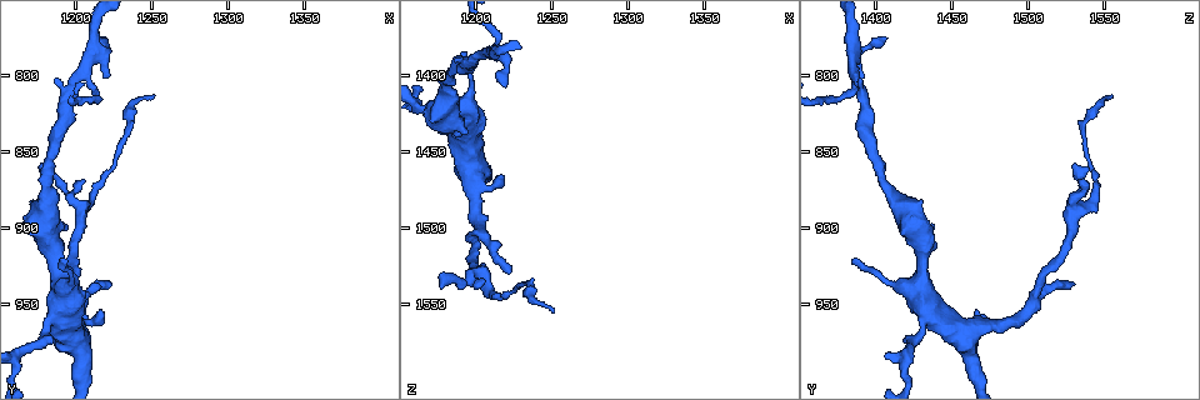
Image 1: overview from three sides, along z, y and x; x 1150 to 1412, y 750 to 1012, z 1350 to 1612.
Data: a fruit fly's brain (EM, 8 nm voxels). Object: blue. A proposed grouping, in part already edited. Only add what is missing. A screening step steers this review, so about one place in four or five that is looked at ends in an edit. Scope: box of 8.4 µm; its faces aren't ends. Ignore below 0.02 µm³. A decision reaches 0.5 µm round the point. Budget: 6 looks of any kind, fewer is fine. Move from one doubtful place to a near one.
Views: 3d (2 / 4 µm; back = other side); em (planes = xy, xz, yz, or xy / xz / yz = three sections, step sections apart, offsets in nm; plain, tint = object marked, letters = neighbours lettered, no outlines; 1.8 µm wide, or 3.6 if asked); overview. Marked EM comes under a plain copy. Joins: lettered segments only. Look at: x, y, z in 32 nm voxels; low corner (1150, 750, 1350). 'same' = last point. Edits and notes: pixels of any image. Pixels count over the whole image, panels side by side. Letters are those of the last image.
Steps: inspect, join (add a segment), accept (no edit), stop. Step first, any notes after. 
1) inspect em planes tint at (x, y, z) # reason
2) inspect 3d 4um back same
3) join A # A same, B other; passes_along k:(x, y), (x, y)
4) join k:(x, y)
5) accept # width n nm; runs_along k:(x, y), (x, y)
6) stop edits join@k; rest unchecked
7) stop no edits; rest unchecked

inspect 3d 4um at (1198, 964, 1468) # thick turns thin

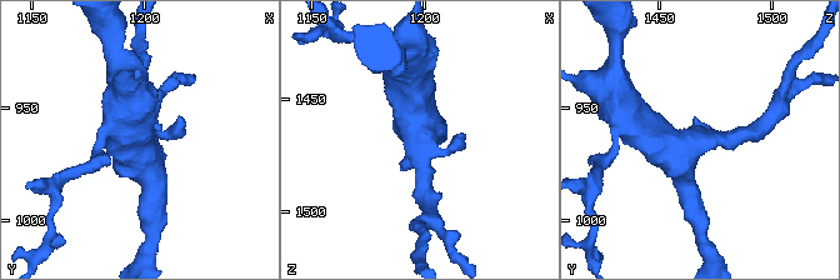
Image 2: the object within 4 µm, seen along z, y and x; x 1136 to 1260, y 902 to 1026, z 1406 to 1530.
inspect em planes letters at (1199, 964, 1468)

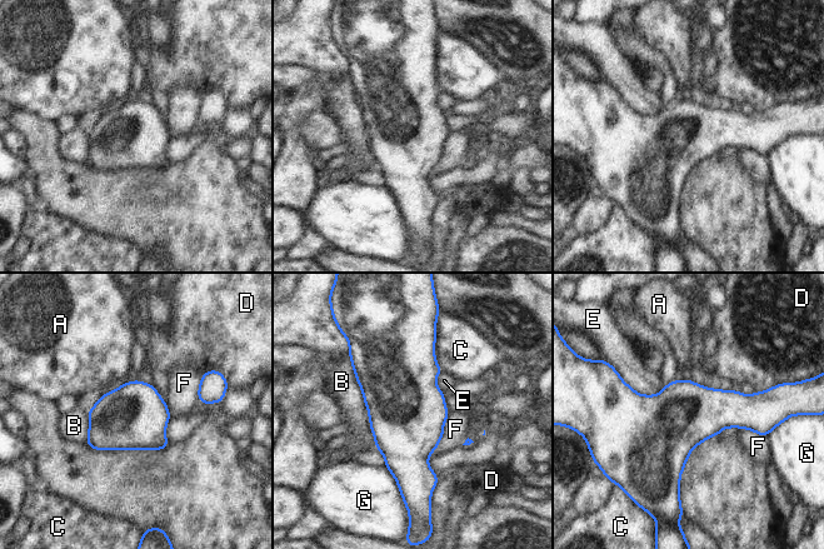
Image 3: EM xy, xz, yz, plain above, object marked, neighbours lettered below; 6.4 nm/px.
accept # width 420 nm; A other, B other, C other, D other, E other, F other, G other; border 3:(617, 370), (640, 394), (665, 385); no lettered segment goes on from it

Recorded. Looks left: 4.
inspect 3d 2um back at (1194, 922, 1386)

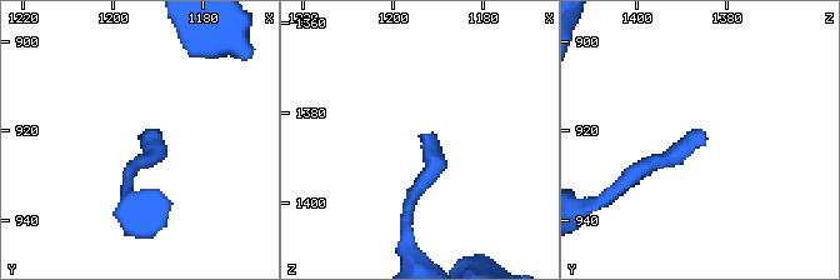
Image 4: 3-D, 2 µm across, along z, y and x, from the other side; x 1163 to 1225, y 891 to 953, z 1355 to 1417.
inspect em yz step 8 tint at (1194, 922, 1385)

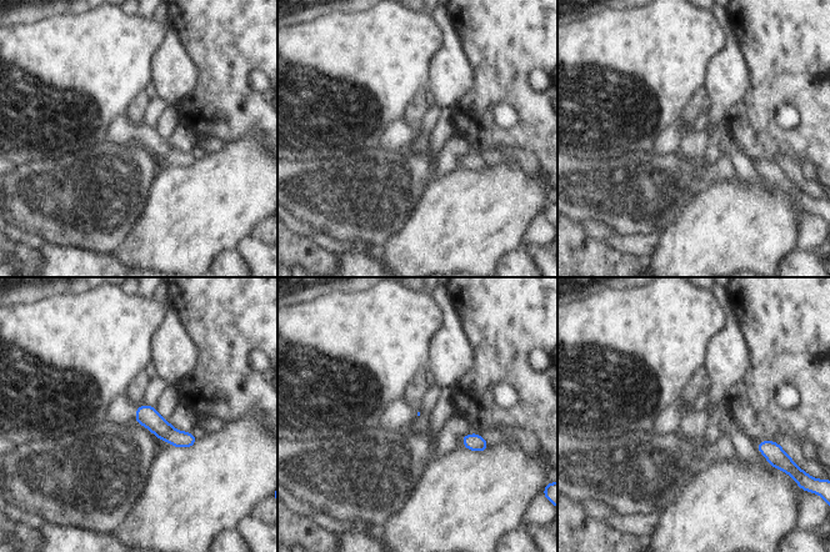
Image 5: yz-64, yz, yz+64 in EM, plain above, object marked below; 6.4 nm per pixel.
inspect em planes letters same # cut it another way

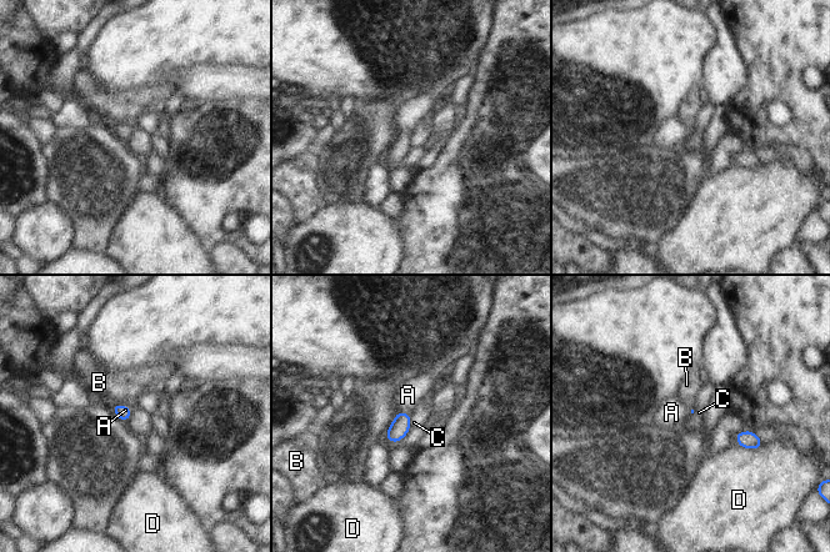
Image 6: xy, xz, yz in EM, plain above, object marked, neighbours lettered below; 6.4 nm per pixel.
join 6:(408, 395) # A same, B other, C other, D other; passes_along 6:(400, 426), (403, 412), (408, 395); it goes on there

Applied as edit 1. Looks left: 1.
inspect em planes letters at (1204, 868, 1532)

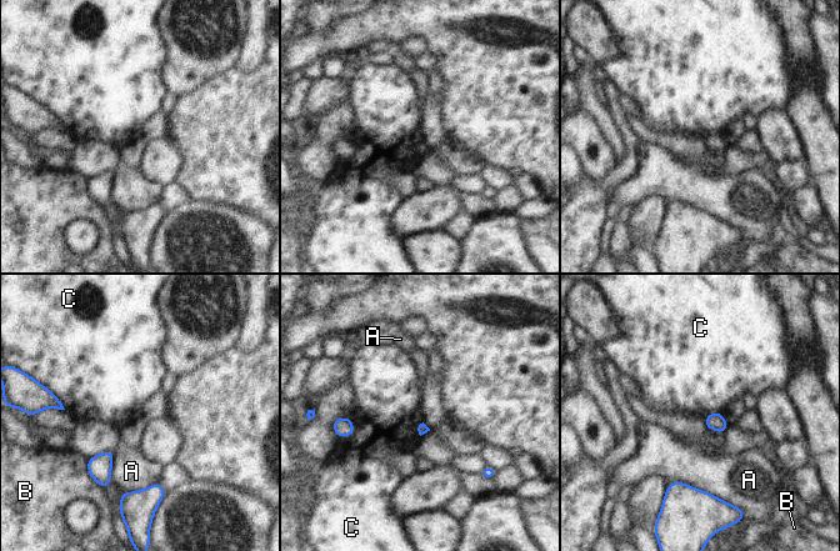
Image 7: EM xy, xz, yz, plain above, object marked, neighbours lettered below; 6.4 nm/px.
accept # A other, B other, C other; border 7:(348, 417), (354, 431), (339, 437); no lettered segment goes on from it

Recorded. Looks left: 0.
stop edits join@6; rest unchecked

